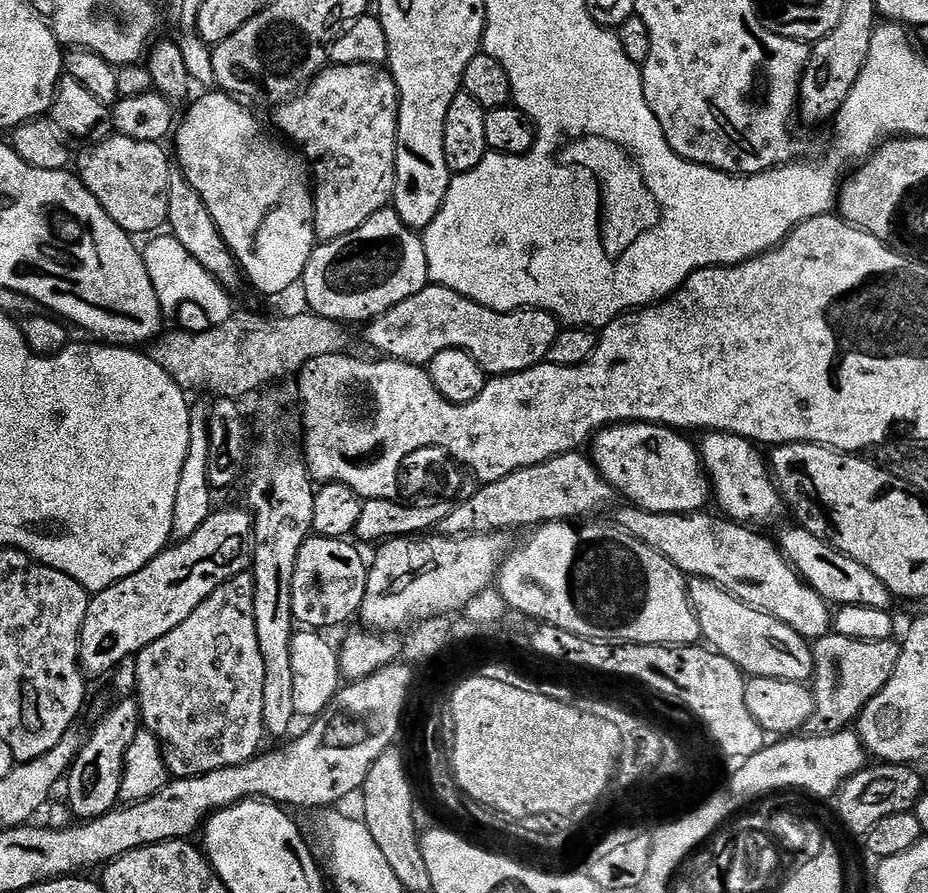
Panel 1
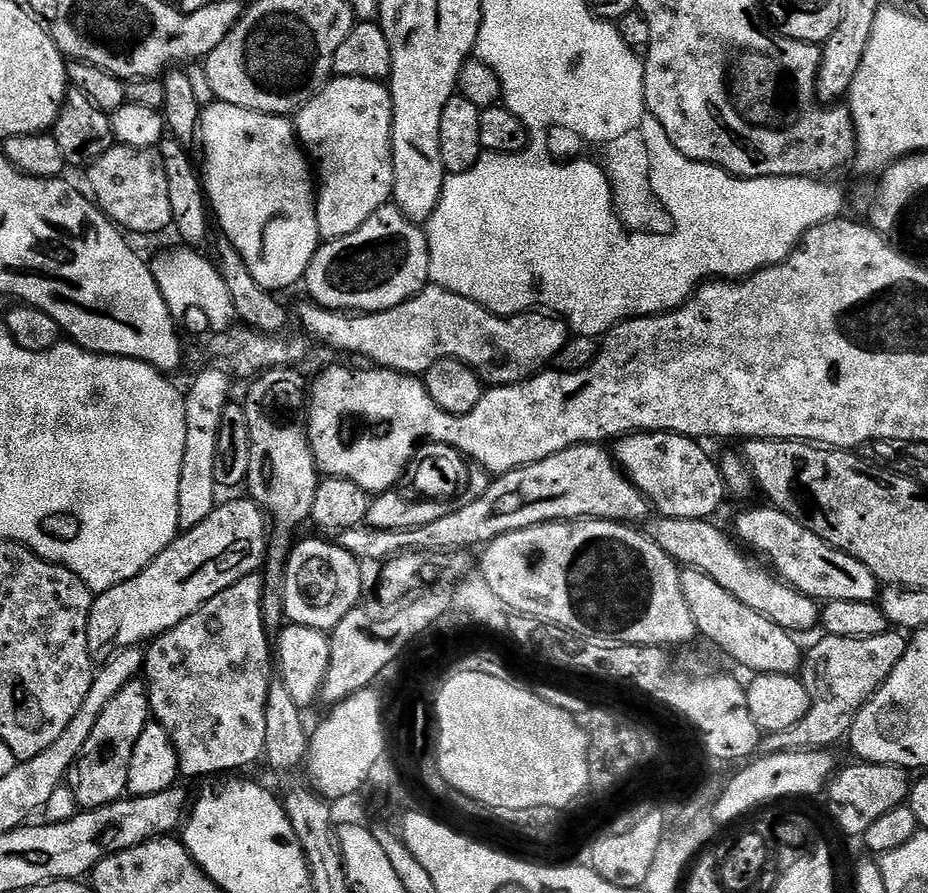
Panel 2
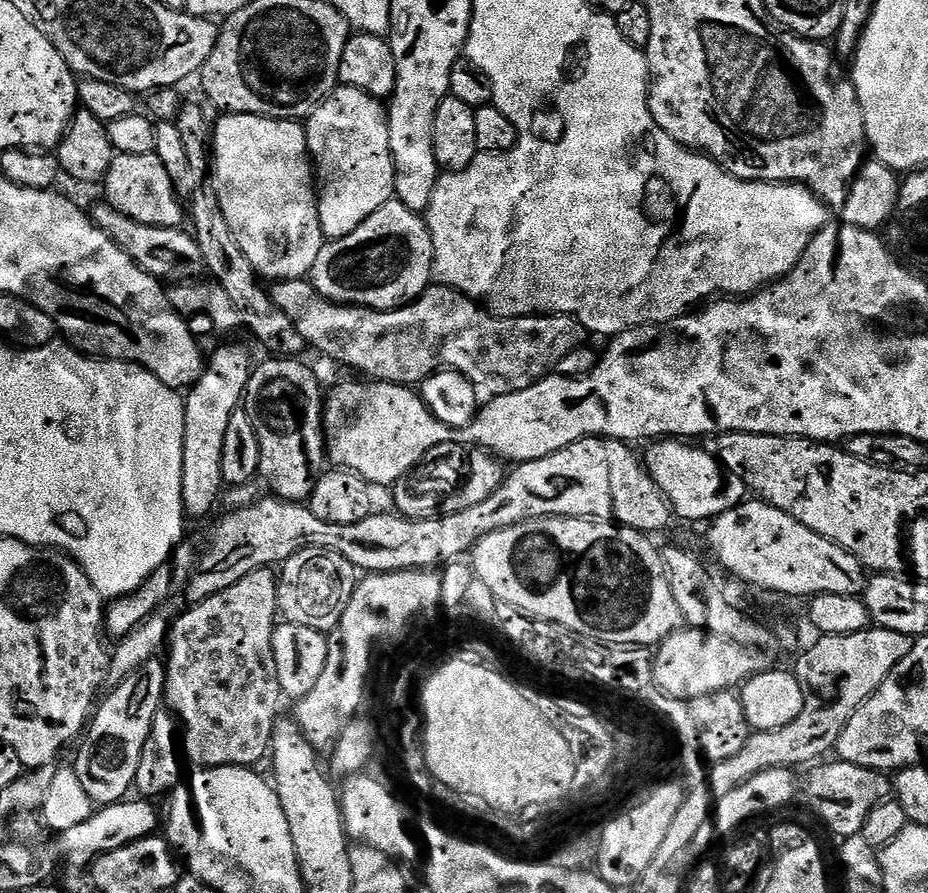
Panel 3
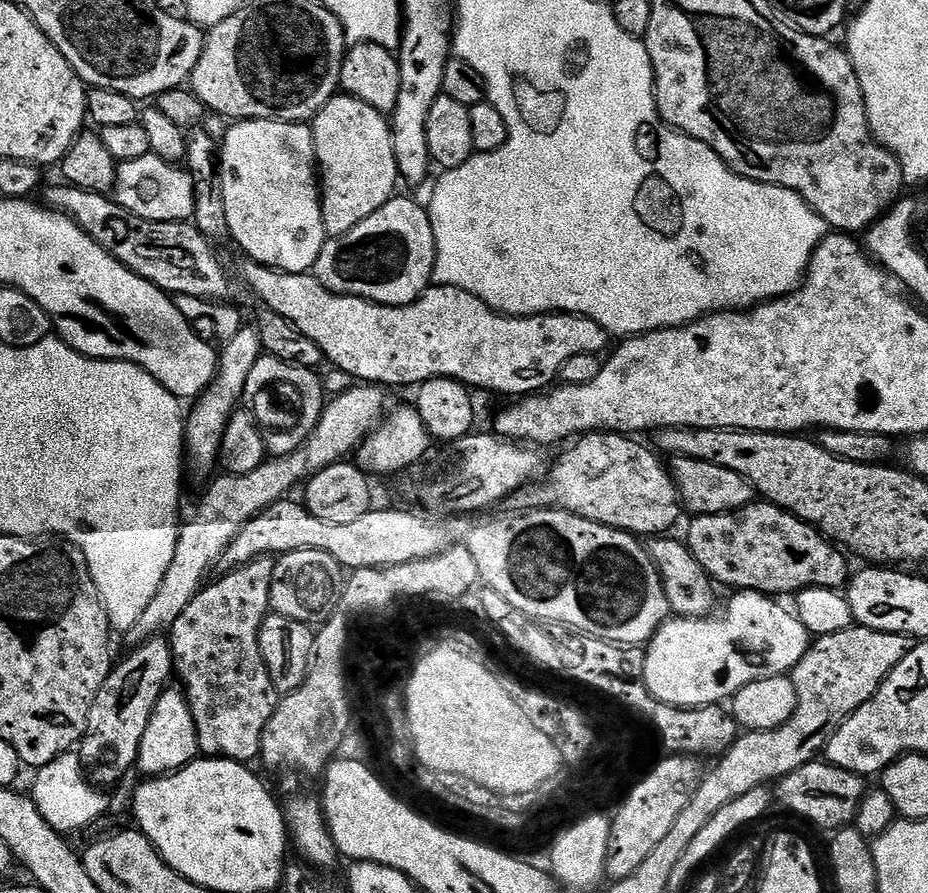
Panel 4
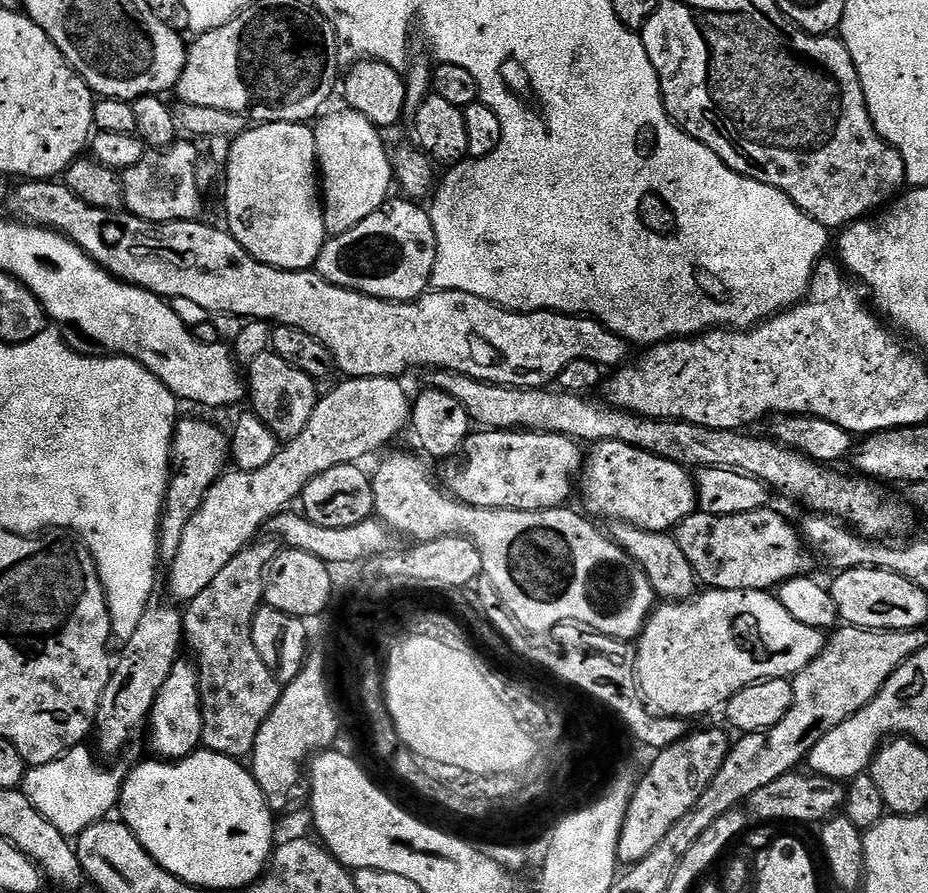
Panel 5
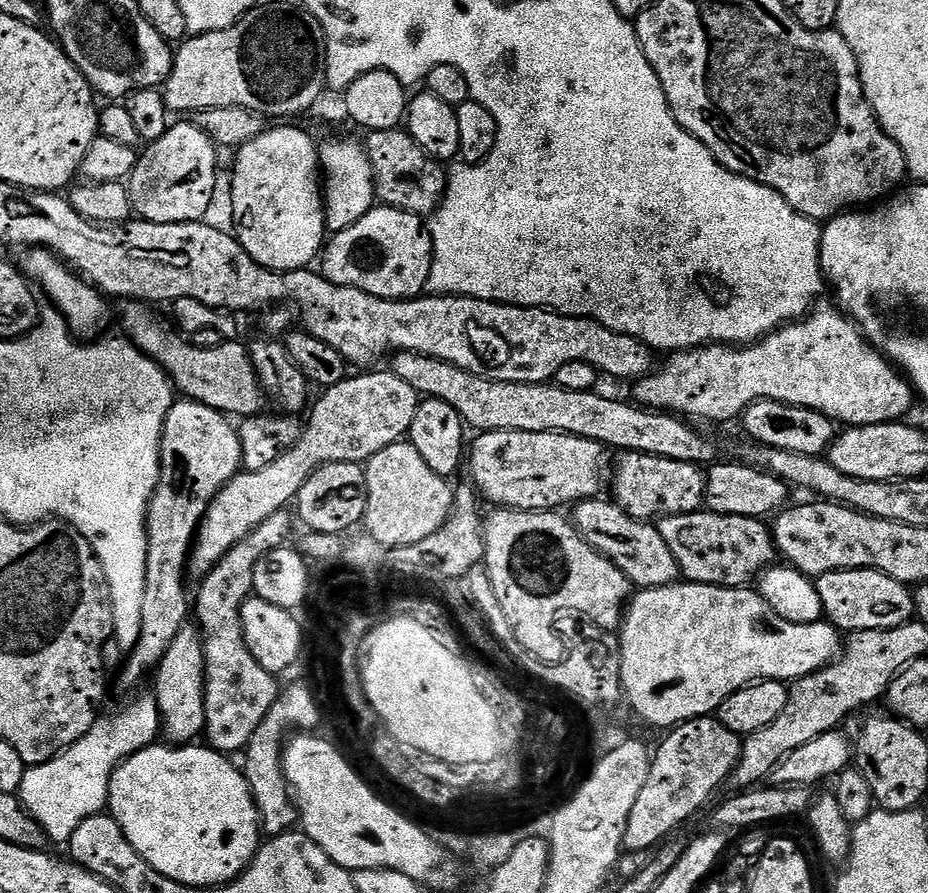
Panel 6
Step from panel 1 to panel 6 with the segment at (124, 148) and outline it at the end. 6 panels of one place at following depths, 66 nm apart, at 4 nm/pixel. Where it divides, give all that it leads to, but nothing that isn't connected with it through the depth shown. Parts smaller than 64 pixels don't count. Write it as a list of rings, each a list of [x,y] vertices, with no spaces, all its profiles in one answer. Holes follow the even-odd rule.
[[[195,122],[173,123],[162,138],[151,141],[145,152],[139,153],[131,176],[126,181],[132,211],[141,220],[159,224],[194,224],[205,219],[216,196],[216,152],[218,145]]]

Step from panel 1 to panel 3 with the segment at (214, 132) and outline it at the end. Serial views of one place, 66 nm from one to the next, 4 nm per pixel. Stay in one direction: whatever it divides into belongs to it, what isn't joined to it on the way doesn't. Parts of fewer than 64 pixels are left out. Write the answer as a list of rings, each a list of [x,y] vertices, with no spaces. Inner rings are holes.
[[[228,112],[221,116],[224,117],[217,124],[215,121],[212,128],[210,177],[212,176],[212,184],[216,187],[213,188],[214,194],[222,206],[222,214],[226,218],[226,222],[230,222],[230,230],[238,242],[238,246],[242,246],[242,254],[246,254],[246,258],[250,258],[250,266],[254,266],[256,273],[263,277],[265,281],[279,282],[282,280],[305,279],[311,273],[314,262],[318,262],[318,254],[324,249],[326,243],[320,225],[318,181],[314,175],[312,157],[308,155],[308,139],[304,133],[305,125],[294,120],[275,120],[269,116],[255,116],[254,114],[242,114],[241,112]]]

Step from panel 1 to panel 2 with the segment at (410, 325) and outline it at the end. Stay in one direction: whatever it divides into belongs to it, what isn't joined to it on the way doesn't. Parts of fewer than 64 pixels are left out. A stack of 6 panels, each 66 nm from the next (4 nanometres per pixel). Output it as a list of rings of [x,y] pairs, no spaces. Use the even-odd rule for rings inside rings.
[[[439,286],[423,288],[414,298],[381,312],[332,312],[318,303],[307,303],[298,305],[296,312],[294,308],[294,316],[295,319],[296,316],[300,319],[301,326],[305,328],[301,329],[315,343],[317,340],[336,352],[349,352],[352,356],[361,356],[362,359],[368,360],[364,362],[369,365],[404,372],[407,376],[419,377],[439,360],[457,360],[475,370],[485,385],[521,384],[537,372],[545,371],[550,362],[555,361],[558,350],[562,350],[562,346],[566,346],[570,339],[567,323],[555,315],[533,310],[519,316],[495,316],[482,306],[478,306],[478,302],[470,302],[470,298],[462,298]]]

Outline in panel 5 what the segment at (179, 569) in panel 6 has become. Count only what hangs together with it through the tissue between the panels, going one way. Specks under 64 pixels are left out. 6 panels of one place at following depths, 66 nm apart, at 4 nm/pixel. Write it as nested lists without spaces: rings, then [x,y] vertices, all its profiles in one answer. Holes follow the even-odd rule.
[[[184,420],[176,425],[176,434],[172,438],[172,475],[168,478],[168,493],[164,499],[164,513],[160,515],[160,560],[171,562],[178,554],[178,546],[182,546],[182,530],[186,530],[186,522],[194,518],[198,506],[202,506],[202,498],[210,490],[210,486],[225,471],[230,460],[230,440],[220,428],[215,428],[208,420]],[[167,603],[149,604],[142,614],[142,622],[138,622],[138,630],[134,630],[132,637],[123,645],[124,653],[120,660],[118,656],[115,661],[112,677],[102,694],[102,702],[96,715],[94,741],[96,740],[98,752],[100,747],[101,757],[118,755],[140,731],[145,731],[154,698],[162,682],[170,678],[170,670],[174,670],[176,661],[181,659],[180,643],[183,645],[186,640],[184,618],[175,603]]]

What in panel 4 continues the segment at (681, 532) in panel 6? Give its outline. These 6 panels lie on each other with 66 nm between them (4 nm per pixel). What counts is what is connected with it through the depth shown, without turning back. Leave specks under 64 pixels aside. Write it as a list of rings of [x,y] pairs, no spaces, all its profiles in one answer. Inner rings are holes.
[[[753,502],[736,512],[696,516],[693,521],[686,535],[690,554],[698,558],[698,566],[712,581],[732,588],[728,590],[762,592],[780,598],[783,592],[795,594],[804,588],[840,590],[850,579],[849,557],[812,525],[777,504]]]

